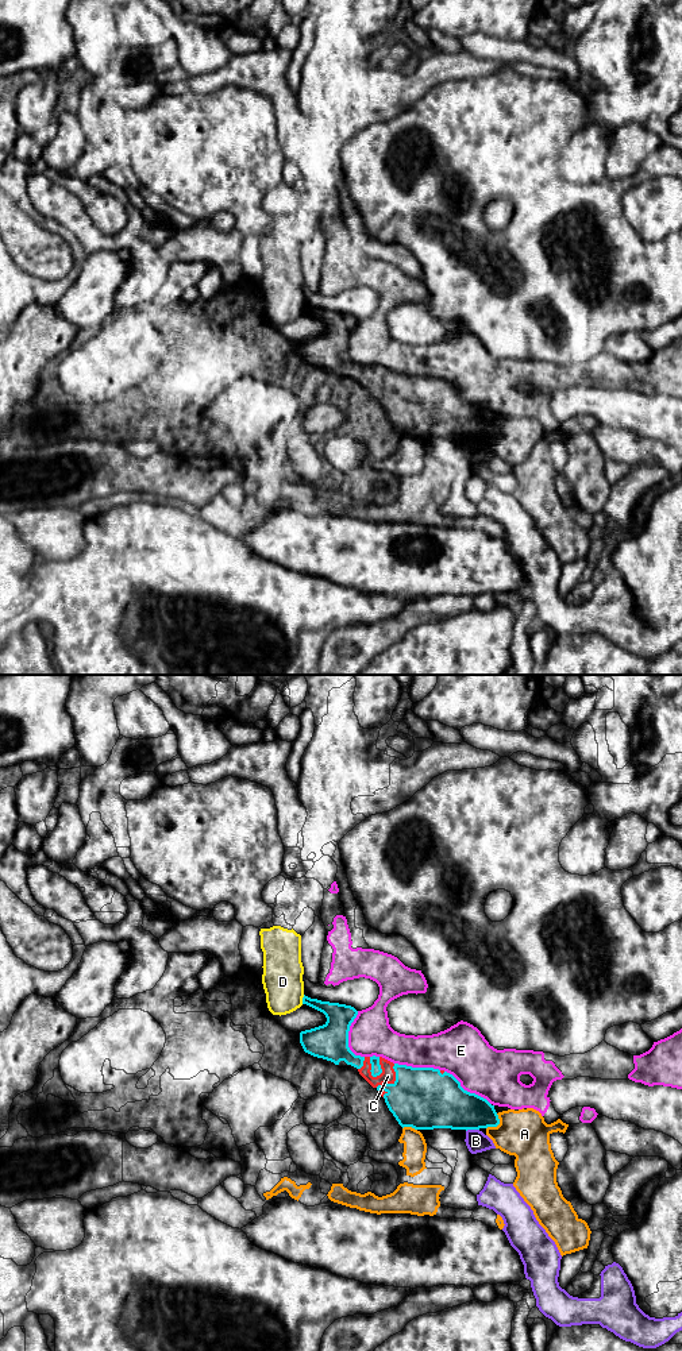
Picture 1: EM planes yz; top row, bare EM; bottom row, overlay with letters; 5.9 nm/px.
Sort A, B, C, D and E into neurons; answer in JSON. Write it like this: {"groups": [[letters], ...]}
{"groups": [["A", "D", "E"], ["B"], ["C"]]}

